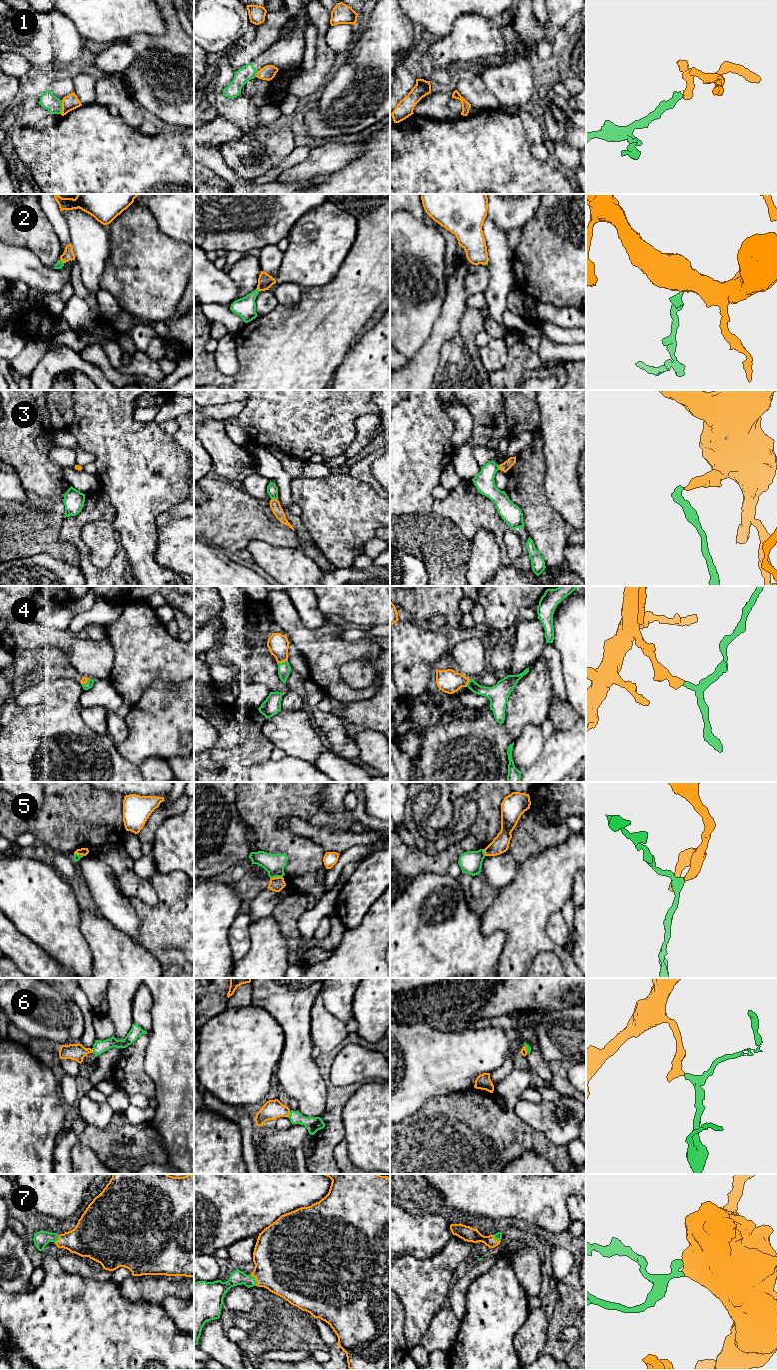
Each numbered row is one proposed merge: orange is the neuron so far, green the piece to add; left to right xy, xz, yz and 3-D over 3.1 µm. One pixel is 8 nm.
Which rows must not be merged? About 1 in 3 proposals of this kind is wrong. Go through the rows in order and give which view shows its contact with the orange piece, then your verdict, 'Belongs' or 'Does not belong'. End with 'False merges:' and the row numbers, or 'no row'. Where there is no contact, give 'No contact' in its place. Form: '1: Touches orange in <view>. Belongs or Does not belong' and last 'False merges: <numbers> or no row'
1: Touches orange in xy. Does not belong
2: Touches orange in xy. Belongs
3: Touches orange in xz. Belongs
4: Touches orange in xz. Belongs
5: Touches orange in xz. Does not belong
6: Touches orange in xz. Belongs
7: Touches orange in xz. Belongs
False merges: 1, 5

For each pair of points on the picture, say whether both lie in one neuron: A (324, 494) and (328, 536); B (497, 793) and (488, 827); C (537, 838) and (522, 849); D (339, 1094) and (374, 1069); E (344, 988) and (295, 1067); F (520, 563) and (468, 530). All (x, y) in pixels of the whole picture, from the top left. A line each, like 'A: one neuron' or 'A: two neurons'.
A: one neuron
B: one neuron
C: one neuron
D: two neurons
E: two neurons
F: one neuron

